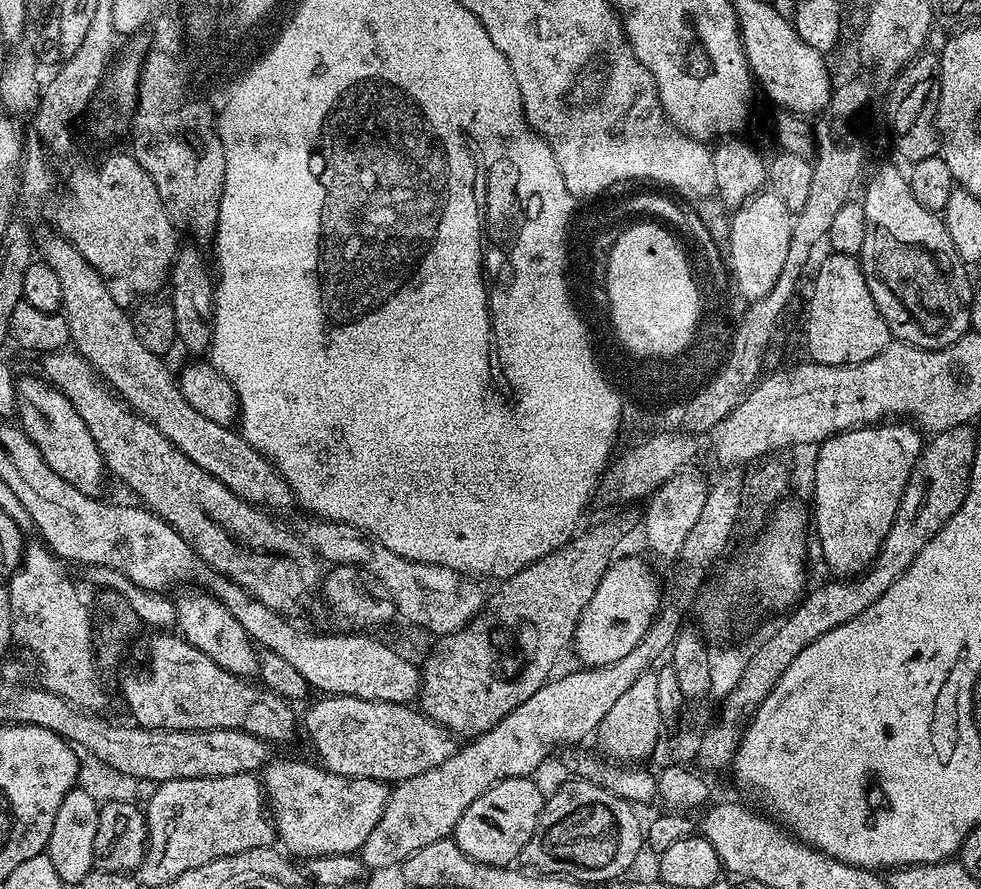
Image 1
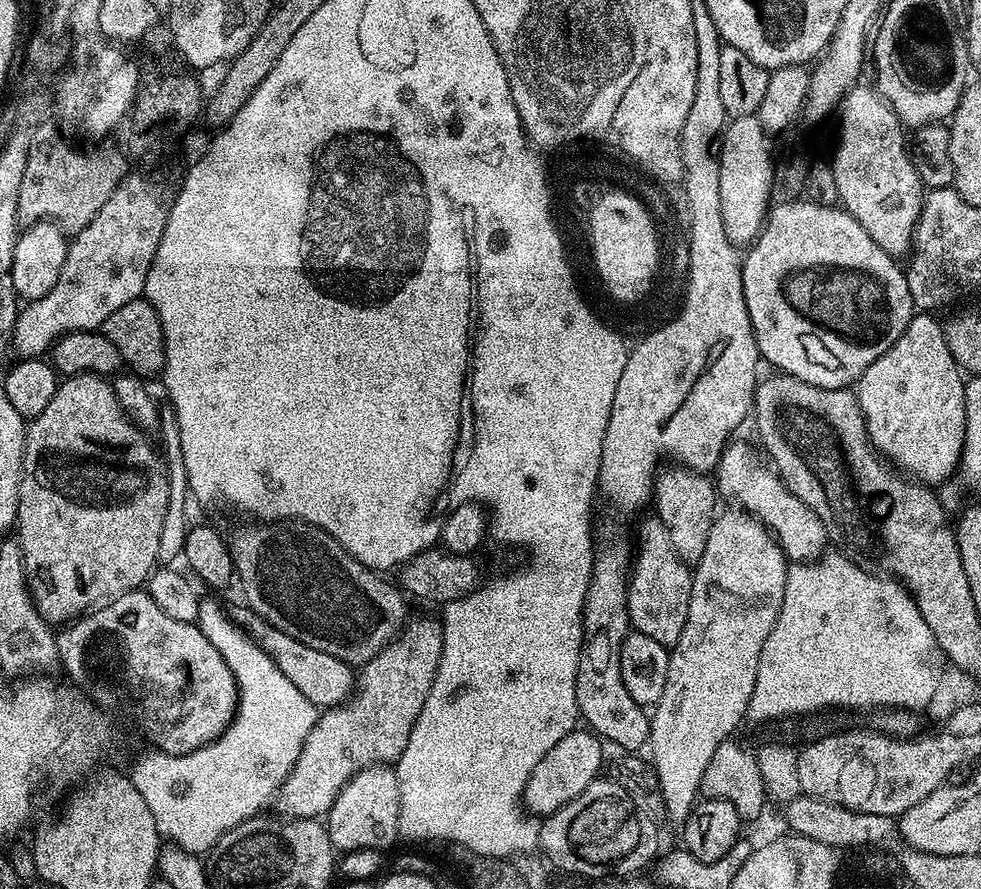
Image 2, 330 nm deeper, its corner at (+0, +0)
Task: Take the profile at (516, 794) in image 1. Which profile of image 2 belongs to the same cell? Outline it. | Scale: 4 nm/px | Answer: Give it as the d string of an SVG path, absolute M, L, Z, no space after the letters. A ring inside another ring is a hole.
M580 731L568 732L566 738L562 738L558 746L554 746L554 750L550 750L546 758L538 762L538 766L534 766L522 797L523 807L529 813L543 818L557 812L562 806L566 806L566 802L578 798L578 794L582 794L582 790L586 790L586 786L590 786L601 775L602 765L605 763L604 752L600 749L602 741L591 731Z

